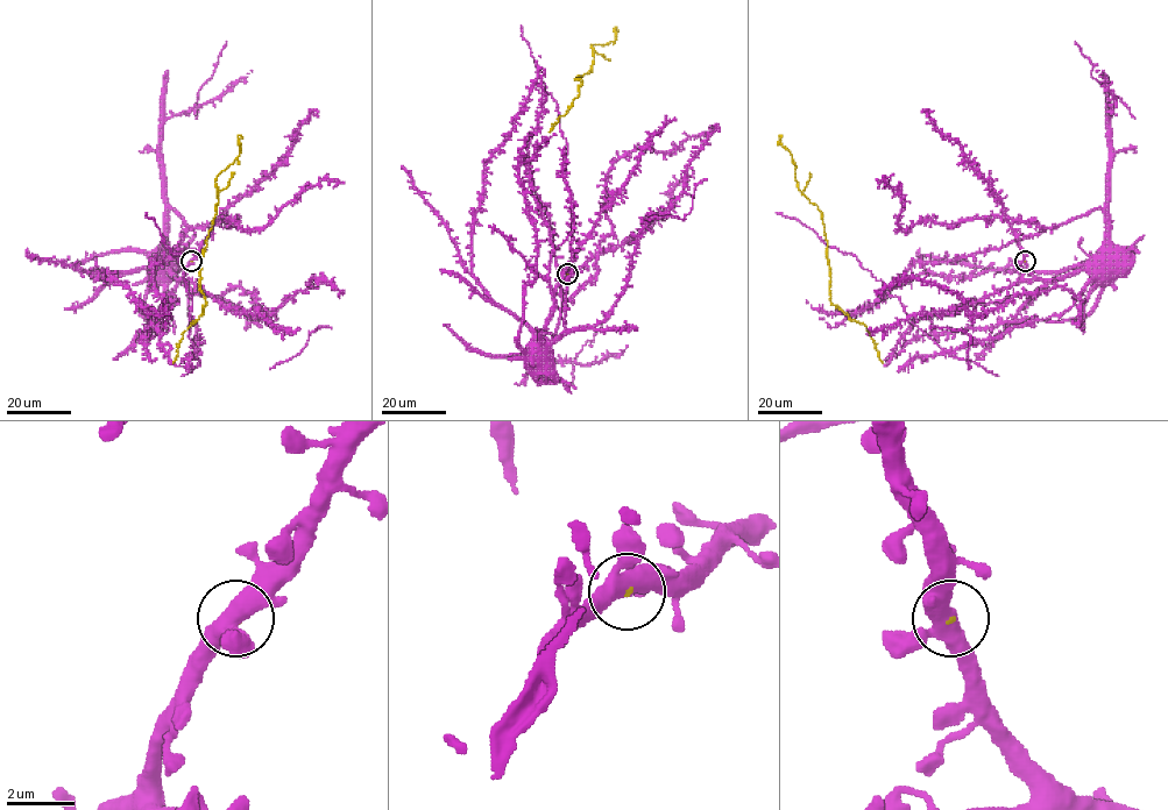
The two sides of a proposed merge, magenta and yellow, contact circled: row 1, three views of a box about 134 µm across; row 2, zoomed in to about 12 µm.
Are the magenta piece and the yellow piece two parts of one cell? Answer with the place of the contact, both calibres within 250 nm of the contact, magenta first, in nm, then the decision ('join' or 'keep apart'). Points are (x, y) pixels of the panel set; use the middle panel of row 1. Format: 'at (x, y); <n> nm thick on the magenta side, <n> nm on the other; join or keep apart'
at (567, 274); 440 nm thick on the magenta side, 70 nm on the other; join

